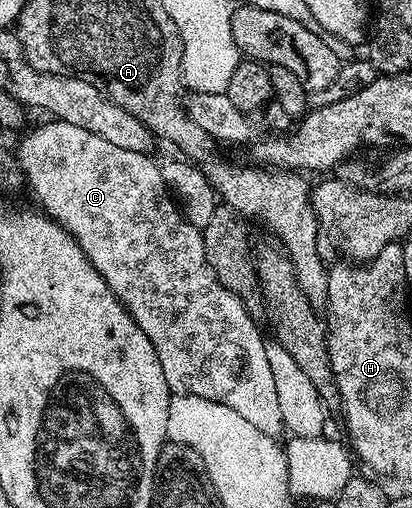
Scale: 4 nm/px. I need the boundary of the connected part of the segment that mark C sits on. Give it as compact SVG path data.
M60 121L45 122L49 123L27 132L25 140L21 143L19 160L24 171L24 182L27 184L28 190L31 189L37 194L37 199L41 202L40 210L50 219L54 219L56 223L67 228L77 238L77 244L81 246L83 253L91 261L91 265L95 265L95 269L107 281L107 285L113 290L118 301L131 313L131 317L139 325L139 329L143 329L143 333L147 333L151 345L155 345L159 365L163 365L163 377L167 377L170 392L174 395L194 395L203 397L207 401L222 403L235 409L235 413L239 413L239 417L251 421L251 425L255 425L255 429L274 437L280 436L279 433L284 432L286 428L282 410L279 409L278 394L275 391L275 380L271 375L270 362L267 361L266 336L261 336L260 329L253 324L256 323L254 316L250 315L241 299L235 293L228 291L215 277L205 256L201 228L191 225L185 220L180 206L175 202L169 188L165 186L165 178L161 176L158 160L155 161L153 157L143 153L135 153L131 149L119 149L119 145L111 145L111 141L103 141L103 137L99 137L79 125L69 125Z

